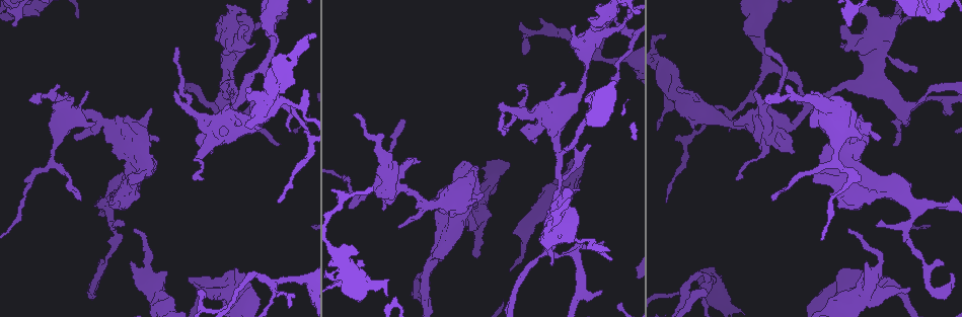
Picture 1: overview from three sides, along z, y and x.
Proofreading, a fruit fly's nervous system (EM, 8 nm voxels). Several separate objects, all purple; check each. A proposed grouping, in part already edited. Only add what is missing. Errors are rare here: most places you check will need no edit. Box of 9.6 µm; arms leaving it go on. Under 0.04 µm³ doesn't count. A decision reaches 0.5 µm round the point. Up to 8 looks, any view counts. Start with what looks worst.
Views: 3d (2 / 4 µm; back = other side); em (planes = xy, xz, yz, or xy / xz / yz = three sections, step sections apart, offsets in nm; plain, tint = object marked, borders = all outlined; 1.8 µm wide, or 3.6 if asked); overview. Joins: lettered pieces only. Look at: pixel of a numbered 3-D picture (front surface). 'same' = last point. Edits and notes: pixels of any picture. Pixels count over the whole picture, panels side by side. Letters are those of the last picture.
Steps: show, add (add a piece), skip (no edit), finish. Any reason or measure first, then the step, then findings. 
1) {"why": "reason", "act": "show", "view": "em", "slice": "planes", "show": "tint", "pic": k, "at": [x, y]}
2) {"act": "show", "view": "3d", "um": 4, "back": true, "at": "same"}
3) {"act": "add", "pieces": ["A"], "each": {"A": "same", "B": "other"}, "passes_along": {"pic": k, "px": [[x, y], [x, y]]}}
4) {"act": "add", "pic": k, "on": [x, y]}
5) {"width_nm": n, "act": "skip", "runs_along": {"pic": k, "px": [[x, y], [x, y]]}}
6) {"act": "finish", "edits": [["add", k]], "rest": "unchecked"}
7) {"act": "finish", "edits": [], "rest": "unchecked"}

{"why": "thin end", "act": "show", "view": "3d", "um": 4, "pic": 1, "at": [522, 54]}

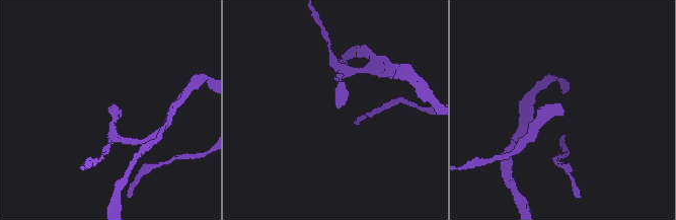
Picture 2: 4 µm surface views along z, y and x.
{"act": "show", "view": "em", "slice": "planes", "show": "borders", "pic": 2, "at": [338, 107]}

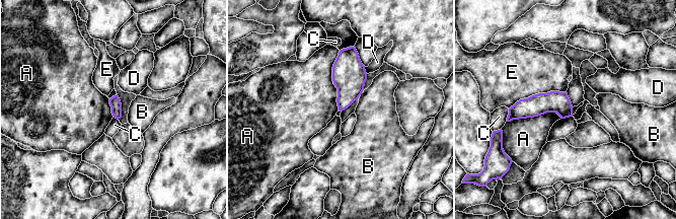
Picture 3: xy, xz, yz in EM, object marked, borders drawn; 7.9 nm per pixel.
{"act": "skip", "each": {"A": "other", "B": "other", "C": "other", "D": "other", "E": "other"}, "found": "no lettered piece goes on from it"}

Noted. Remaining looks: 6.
{"why": "thick end", "act": "show", "view": "em", "slice": "xy", "step": 8, "show": "borders", "pic": 1, "at": [130, 261]}

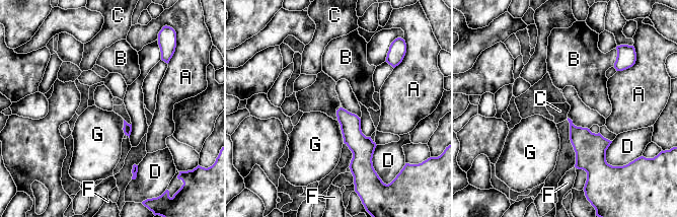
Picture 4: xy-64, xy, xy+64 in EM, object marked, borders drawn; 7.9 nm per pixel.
{"why": "another direction", "act": "show", "view": "em", "slice": "planes", "show": "borders", "at": "same"}

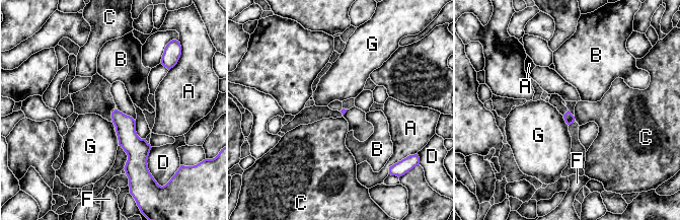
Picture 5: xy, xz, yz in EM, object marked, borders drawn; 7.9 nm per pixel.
{"act": "skip", "each": {"A": "other", "B": "other", "C": "other", "D": "other", "F": "other", "G": "other"}, "found": "none of them fits"}

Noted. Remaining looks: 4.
{"why": "a narrow waist", "act": "show", "view": "3d", "um": 2, "pic": 1, "at": [528, 224]}

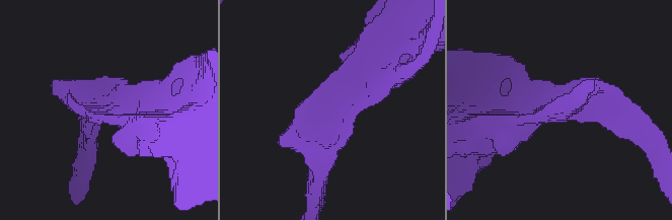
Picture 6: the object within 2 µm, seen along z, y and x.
{"why": "now the EM", "act": "show", "view": "em", "slice": "planes", "show": "borders", "pic": 6, "at": [556, 109]}

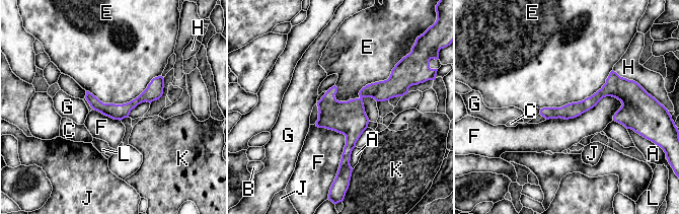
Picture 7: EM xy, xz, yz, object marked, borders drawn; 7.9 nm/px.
{"act": "skip", "each": {"A": "other", "B": "other", "C": "other", "E": "other", "F": "other", "G": "other", "H": "other", "J": "other", "K": "other", "L": "other"}, "found": "no lettered piece goes on from it"}

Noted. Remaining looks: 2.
{"act": "finish", "edits": [], "rest": "unchecked"}

